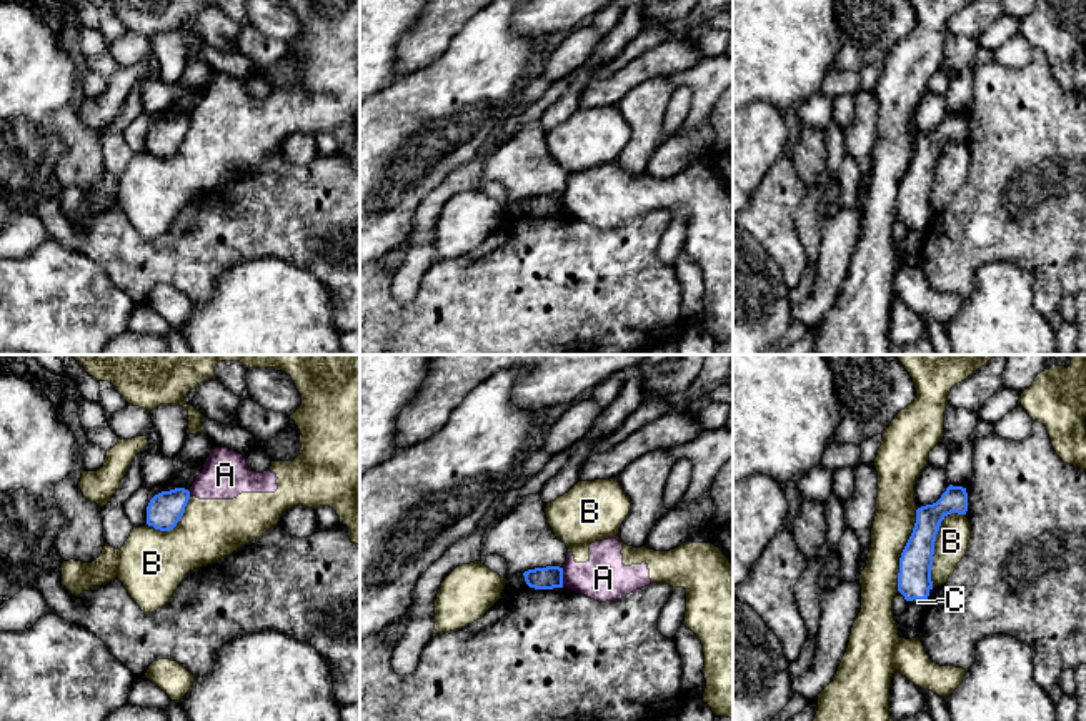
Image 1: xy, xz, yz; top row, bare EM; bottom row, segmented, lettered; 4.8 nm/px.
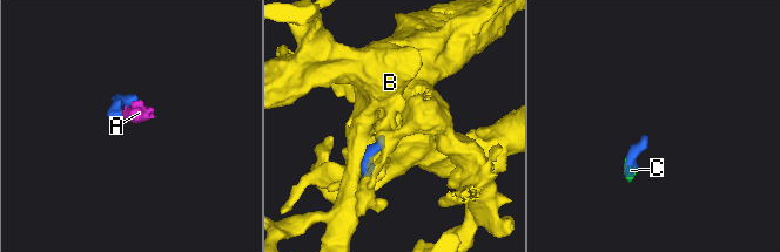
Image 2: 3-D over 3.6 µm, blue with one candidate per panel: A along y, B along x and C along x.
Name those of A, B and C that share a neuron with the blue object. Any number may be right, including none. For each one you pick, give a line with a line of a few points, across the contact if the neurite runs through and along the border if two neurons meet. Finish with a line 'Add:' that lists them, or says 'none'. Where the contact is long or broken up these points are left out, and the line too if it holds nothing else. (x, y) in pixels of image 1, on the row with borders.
Add: C

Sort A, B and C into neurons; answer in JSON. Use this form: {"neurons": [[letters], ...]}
{"neurons": [["A", "B"], ["C"]]}

